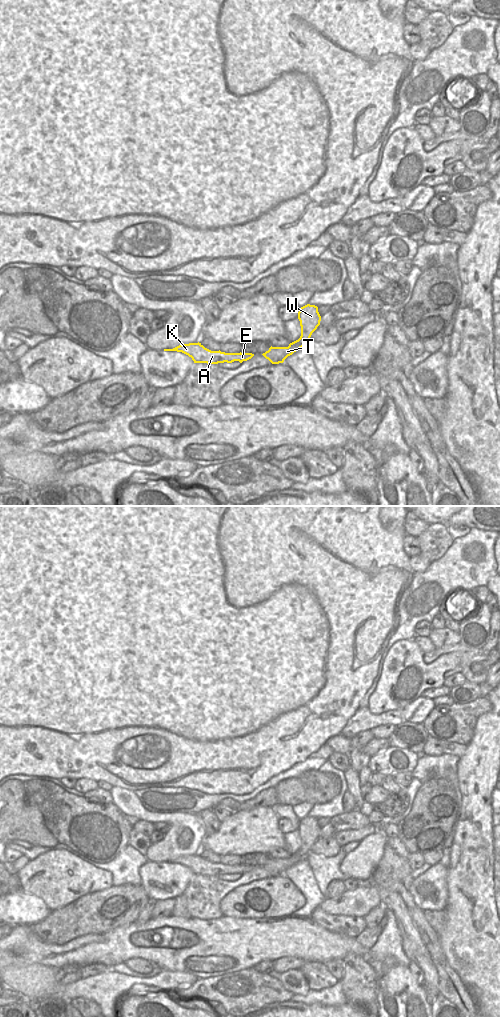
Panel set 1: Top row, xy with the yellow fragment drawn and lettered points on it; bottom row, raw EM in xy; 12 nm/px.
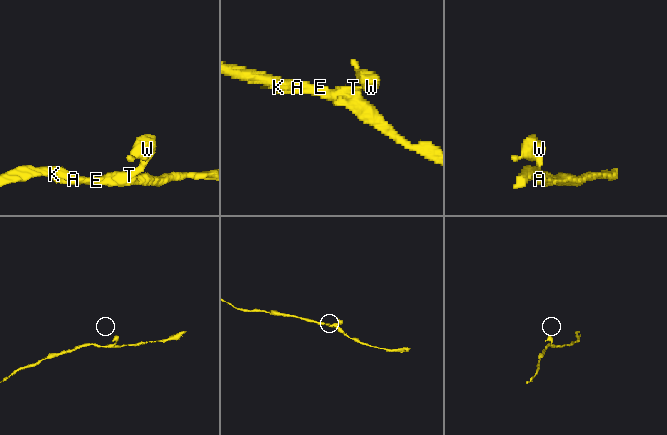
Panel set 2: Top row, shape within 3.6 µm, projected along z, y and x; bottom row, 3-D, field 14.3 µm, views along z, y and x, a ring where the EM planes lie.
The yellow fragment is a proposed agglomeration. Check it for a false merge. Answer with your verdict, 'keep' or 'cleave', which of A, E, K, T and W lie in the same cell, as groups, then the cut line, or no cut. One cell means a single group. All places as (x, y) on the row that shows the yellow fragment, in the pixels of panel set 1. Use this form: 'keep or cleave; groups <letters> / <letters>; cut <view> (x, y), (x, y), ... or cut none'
keep; groups A E K T W; cut none

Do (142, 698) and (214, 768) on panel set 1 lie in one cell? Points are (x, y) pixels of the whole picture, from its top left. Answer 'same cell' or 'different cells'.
same cell

